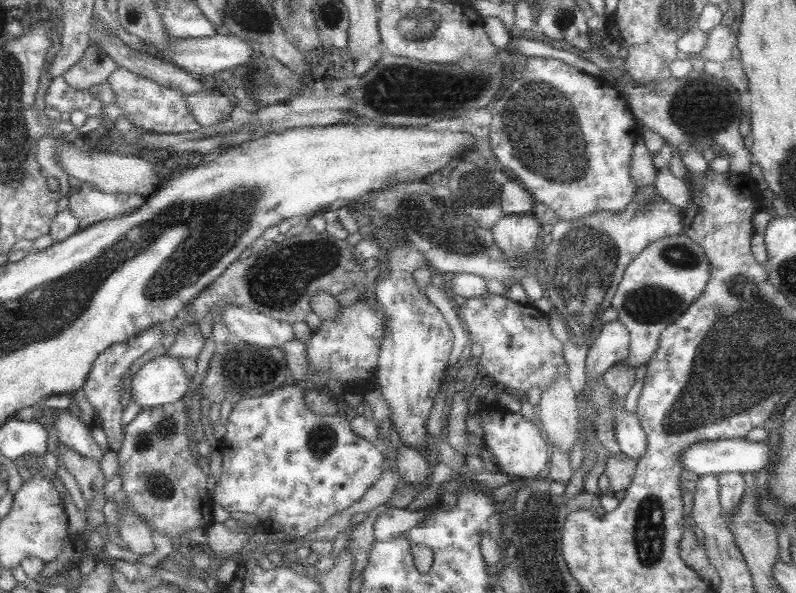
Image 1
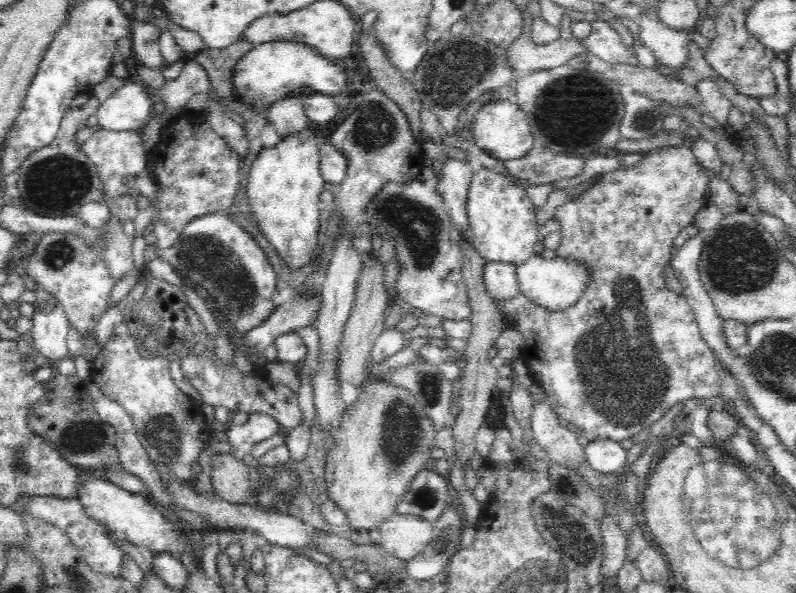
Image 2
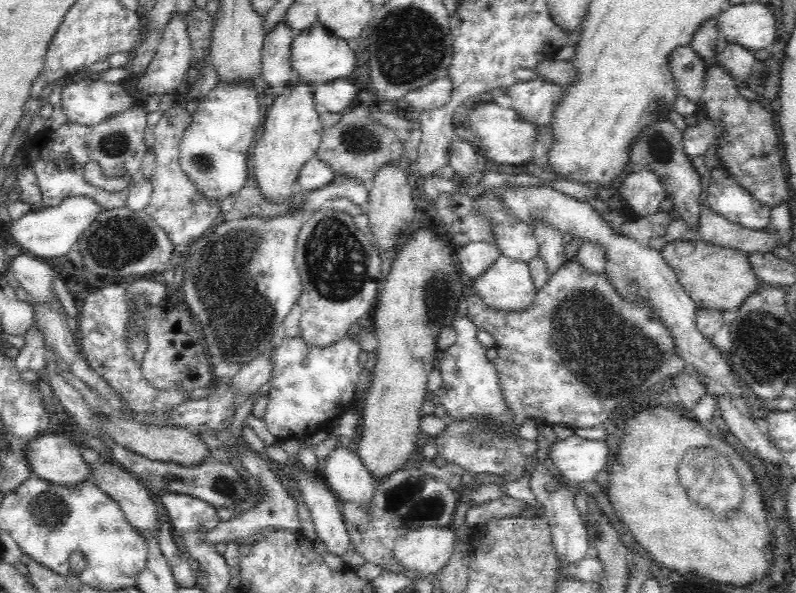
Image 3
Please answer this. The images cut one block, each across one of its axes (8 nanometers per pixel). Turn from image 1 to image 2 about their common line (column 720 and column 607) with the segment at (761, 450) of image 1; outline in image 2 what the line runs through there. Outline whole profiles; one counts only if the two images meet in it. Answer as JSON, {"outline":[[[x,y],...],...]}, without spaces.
{"outline":[[[596,439],[584,448],[587,463],[594,471],[604,474],[616,472],[626,460],[626,449],[608,439]]]}

